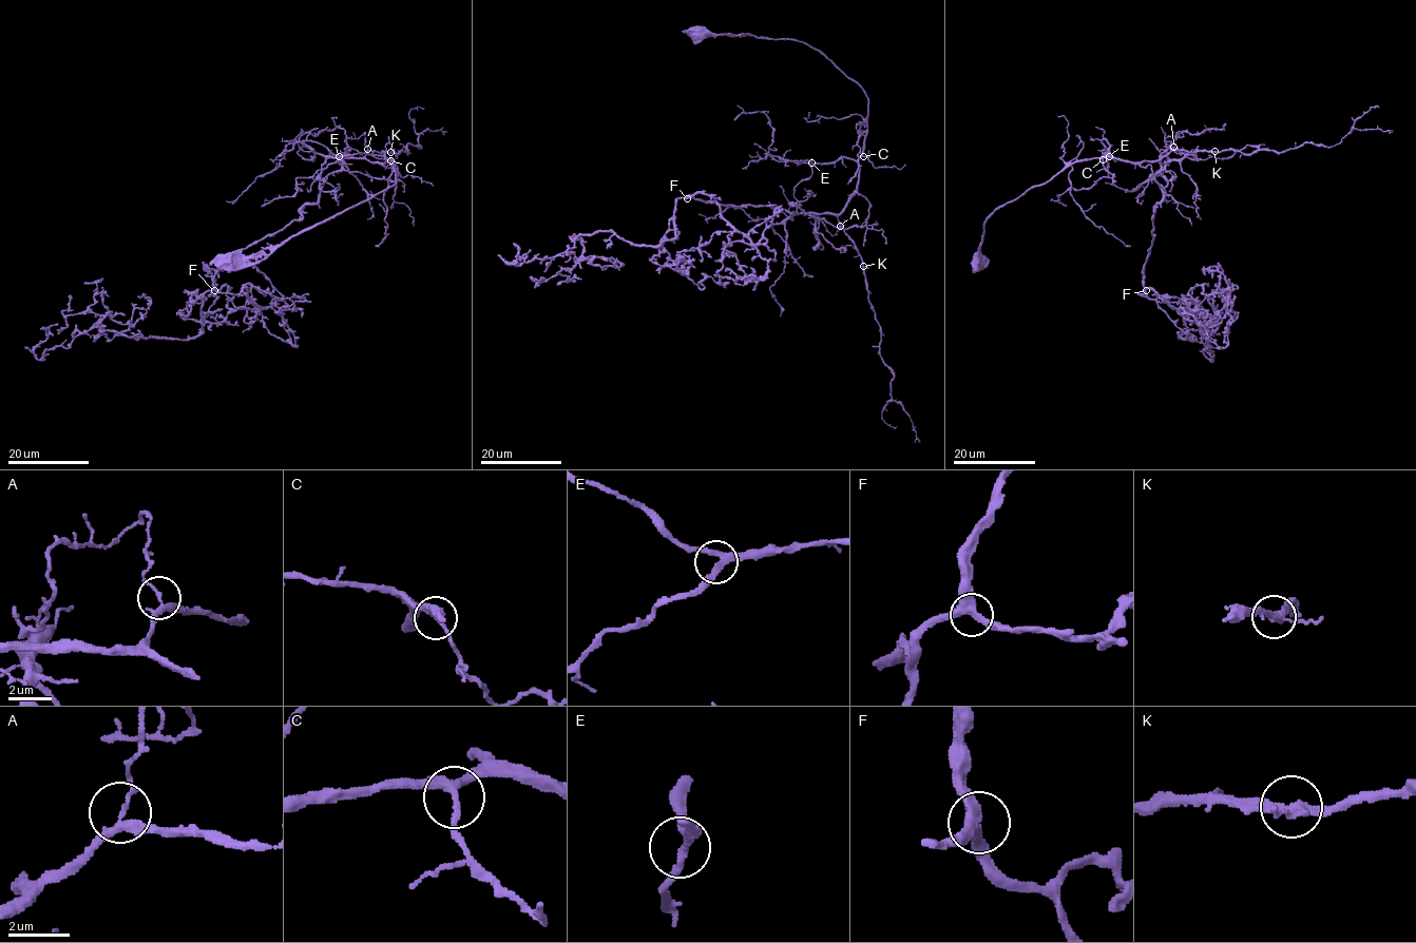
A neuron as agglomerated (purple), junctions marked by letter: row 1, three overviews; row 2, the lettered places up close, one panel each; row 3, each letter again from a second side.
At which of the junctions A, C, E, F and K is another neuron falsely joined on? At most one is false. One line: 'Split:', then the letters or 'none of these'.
Split: A

